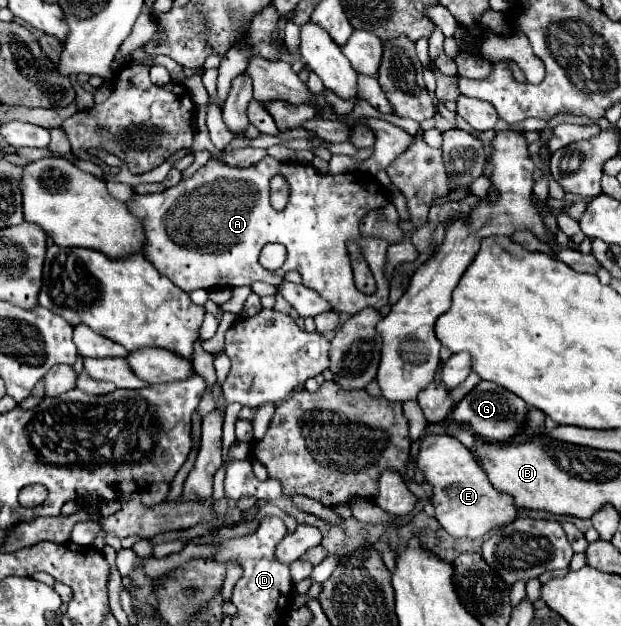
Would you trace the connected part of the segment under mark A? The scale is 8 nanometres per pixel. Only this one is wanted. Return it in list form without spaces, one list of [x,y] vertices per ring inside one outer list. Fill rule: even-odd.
[[[266,155],[262,161],[258,161],[248,169],[228,167],[218,159],[210,159],[190,179],[184,179],[178,185],[164,189],[162,193],[134,195],[126,205],[130,213],[142,219],[144,223],[146,259],[186,293],[194,289],[212,289],[212,287],[242,287],[242,285],[250,287],[254,281],[266,281],[270,285],[278,285],[284,281],[284,275],[288,271],[298,271],[304,279],[304,285],[318,291],[326,301],[330,301],[334,311],[356,315],[364,307],[382,309],[388,303],[388,285],[384,279],[386,241],[376,237],[362,237],[358,231],[360,219],[374,209],[386,207],[386,203],[388,203],[386,191],[370,175],[364,173],[322,175],[312,165],[286,163]],[[274,175],[282,175],[288,181],[288,189],[290,189],[290,199],[282,211],[276,211],[270,205],[270,179]],[[348,239],[356,239],[360,243],[362,253],[368,265],[372,267],[376,287],[378,287],[374,295],[364,295],[354,287],[352,267],[346,251]],[[266,243],[284,243],[284,247],[288,247],[288,257],[278,271],[268,271],[258,263],[258,255]]]

